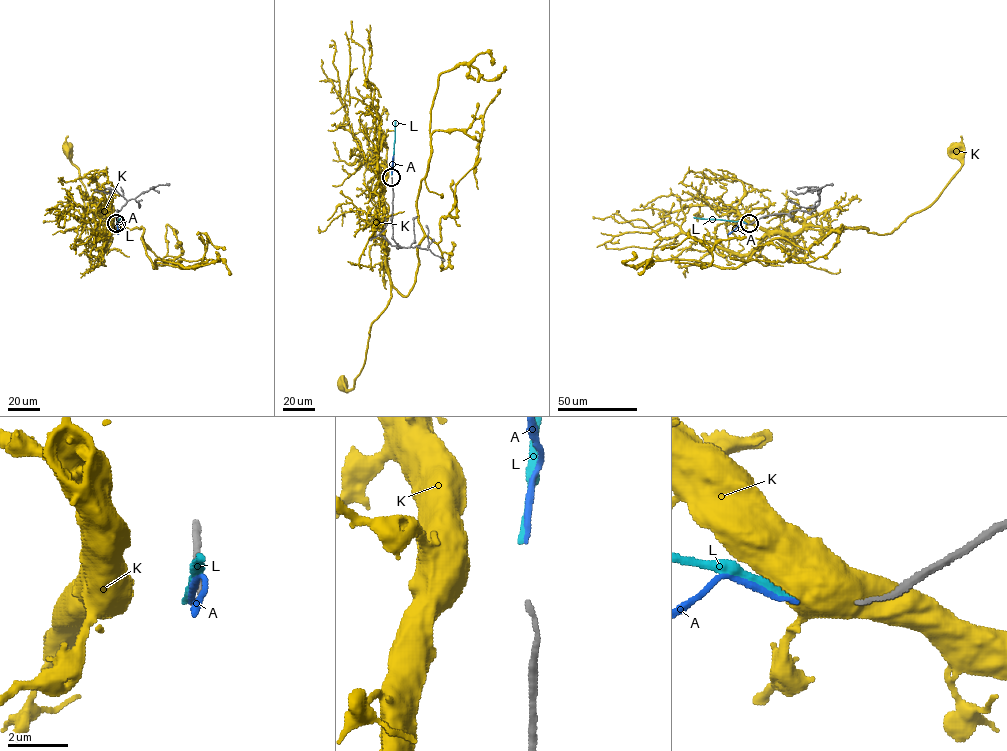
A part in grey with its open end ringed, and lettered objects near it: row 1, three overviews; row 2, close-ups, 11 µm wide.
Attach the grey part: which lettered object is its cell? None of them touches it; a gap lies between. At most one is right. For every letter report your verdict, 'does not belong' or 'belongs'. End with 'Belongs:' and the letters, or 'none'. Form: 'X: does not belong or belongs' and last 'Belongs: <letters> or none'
A: does not belong
K: does not belong
L: belongs
Belongs: L

